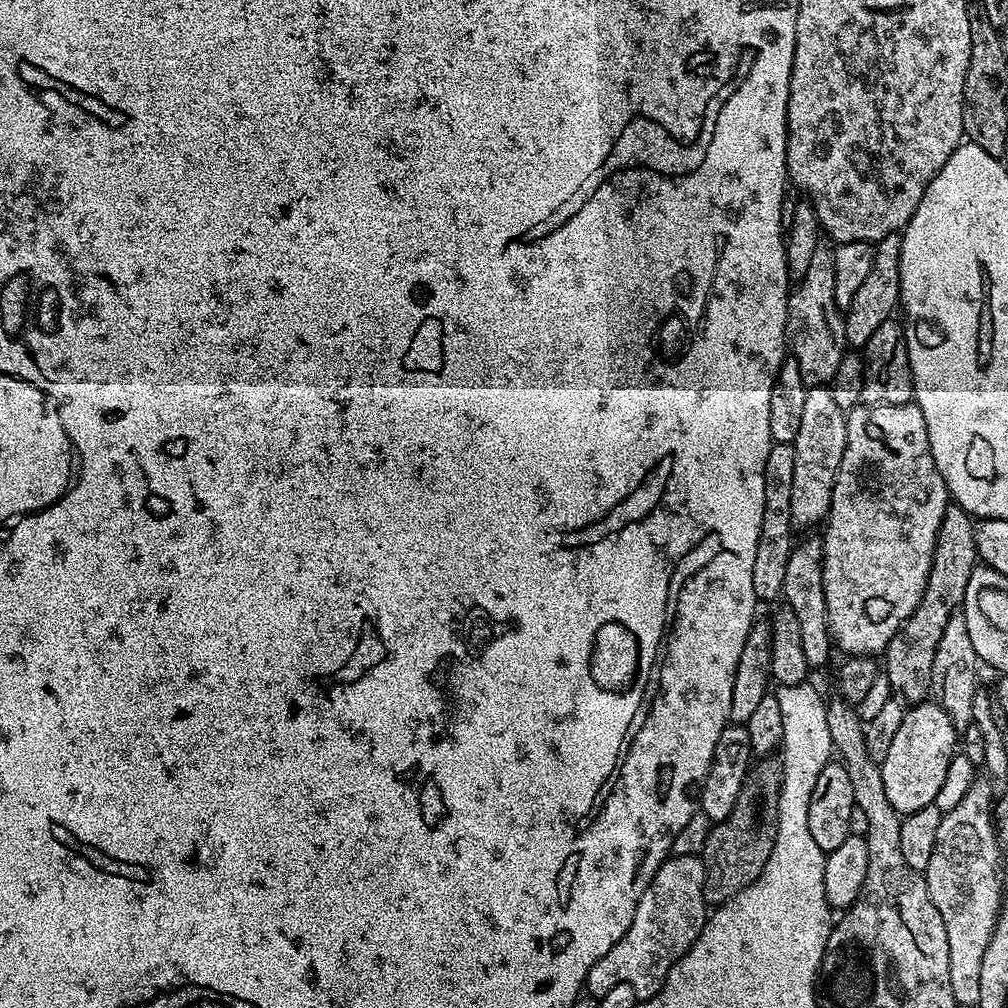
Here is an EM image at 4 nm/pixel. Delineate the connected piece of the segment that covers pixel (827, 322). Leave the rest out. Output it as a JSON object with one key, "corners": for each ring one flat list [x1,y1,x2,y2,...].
{"corners":[[827,247,817,248,810,266,788,294,786,314,786,348,791,359,798,362,802,378,809,386,824,386,834,378,838,362,846,354,844,343,844,312,834,302,834,262]]}

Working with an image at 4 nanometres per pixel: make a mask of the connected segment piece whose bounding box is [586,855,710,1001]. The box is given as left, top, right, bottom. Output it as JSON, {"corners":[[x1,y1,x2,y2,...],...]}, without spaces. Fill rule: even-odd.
{"corners":[[669,855,667,860,662,862,662,866,654,874,654,878,650,882,650,886,646,886,646,894,642,894,642,898,638,898,638,910,634,910,634,922,630,922,630,930,626,930,626,934,622,934,622,938,618,942,614,942,614,946,610,946,610,950,606,950,606,954,602,954,602,958,598,958,598,962,594,962,594,966,590,966,588,978,586,981,587,995,598,998,602,994,607,994,613,986,618,986,618,982,626,982,630,986,634,986,634,994,637,1001,648,1000,654,994,658,994,658,990,662,990,662,986,666,982,666,974,669,970,679,962,690,950,690,946,698,938,698,934,704,929,704,922,710,915,709,905,704,902,704,861,700,856,673,856]]}

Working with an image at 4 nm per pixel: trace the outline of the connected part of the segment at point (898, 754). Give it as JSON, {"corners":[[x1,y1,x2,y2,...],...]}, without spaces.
{"corners":[[921,702,909,707,902,718,902,726,898,726,898,734,894,734,894,742,890,742,890,750,886,750,886,758,879,761,882,782,886,785,886,799,901,817,914,814,914,810,922,810,922,806,935,804,938,789,946,778,946,769,950,767,950,758,958,752,958,729,950,722,950,714,942,710,935,702]]}

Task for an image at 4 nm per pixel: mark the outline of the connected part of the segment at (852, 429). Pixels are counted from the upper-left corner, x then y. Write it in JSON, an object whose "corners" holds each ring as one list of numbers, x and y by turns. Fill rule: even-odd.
{"corners":[[861,402,847,413,847,418,846,450,842,450,842,462,838,466,838,474,834,478,834,494,830,502,828,518,822,528,828,632,832,635,833,645,839,651,841,648,844,654,875,657,877,654,883,653,894,638,894,634,906,622,906,618,910,618,910,614,914,614,914,610,926,590,926,578,930,574,930,562,934,558,934,542,938,538,938,526,942,526,942,518,948,509,950,497,942,474,938,474,938,466,934,466,934,454,930,454,930,442,926,434,926,418,922,418,922,410,914,402,902,406,874,406]]}

